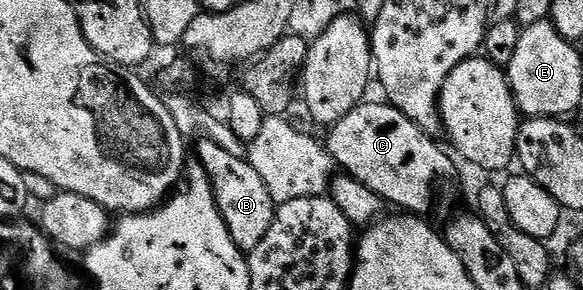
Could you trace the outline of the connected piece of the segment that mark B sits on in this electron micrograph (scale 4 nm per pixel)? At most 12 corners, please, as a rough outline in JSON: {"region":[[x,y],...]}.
{"region":[[196,146],[230,239],[262,243],[278,205],[248,159]]}

